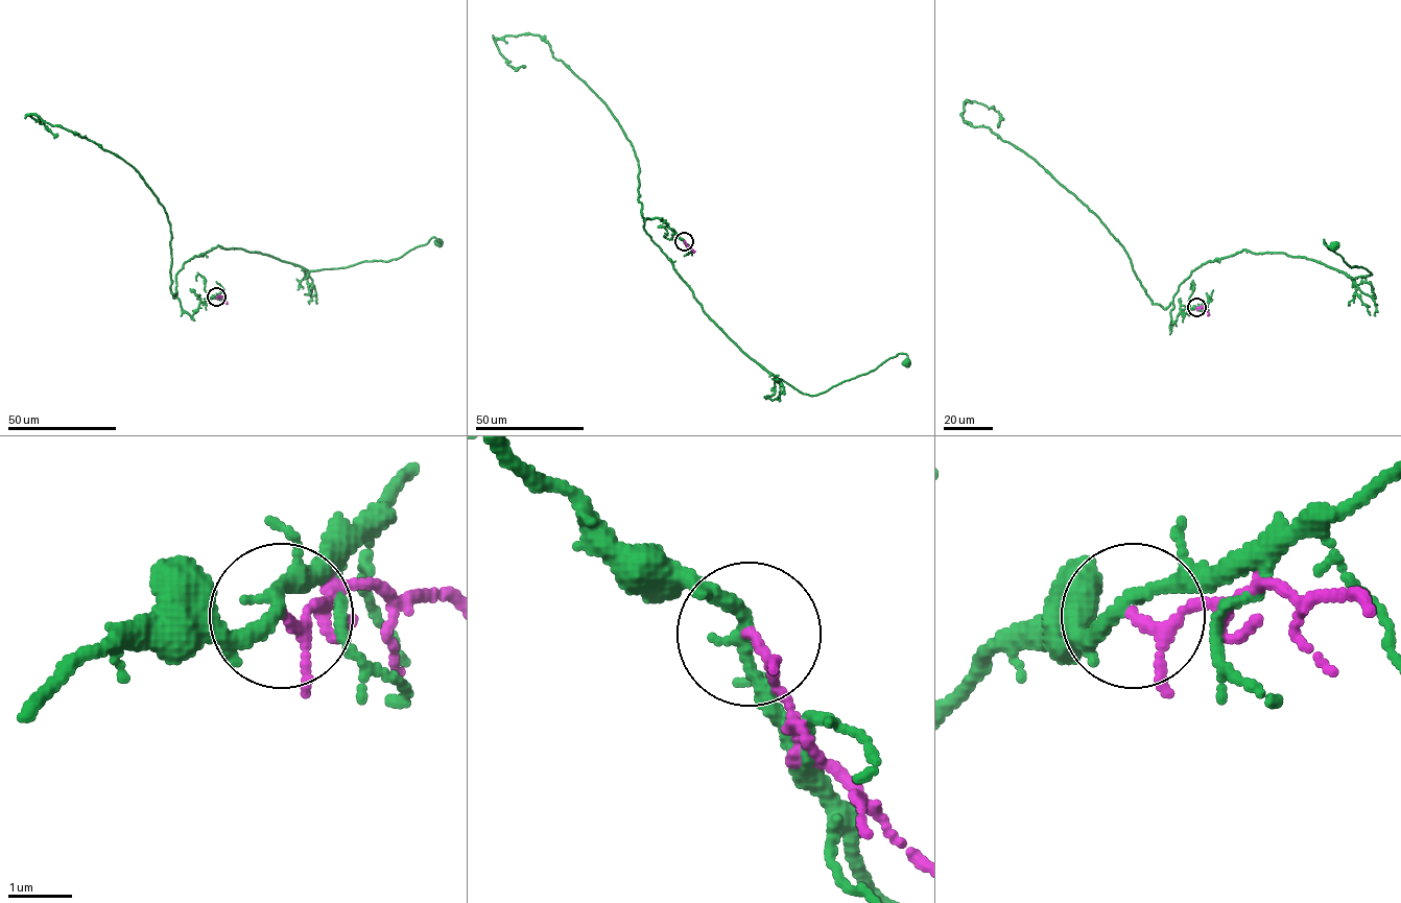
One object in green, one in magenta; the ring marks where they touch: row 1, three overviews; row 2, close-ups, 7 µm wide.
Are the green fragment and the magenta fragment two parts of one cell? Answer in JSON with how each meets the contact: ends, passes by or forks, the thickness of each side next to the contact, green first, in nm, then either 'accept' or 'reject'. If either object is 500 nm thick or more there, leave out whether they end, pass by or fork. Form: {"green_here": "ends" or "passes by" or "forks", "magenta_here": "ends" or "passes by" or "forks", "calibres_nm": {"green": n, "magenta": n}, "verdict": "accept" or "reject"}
{"green_here": "passes by", "magenta_here": "passes by", "calibres_nm": {"green": 220, "magenta": 140}, "verdict": "reject"}

